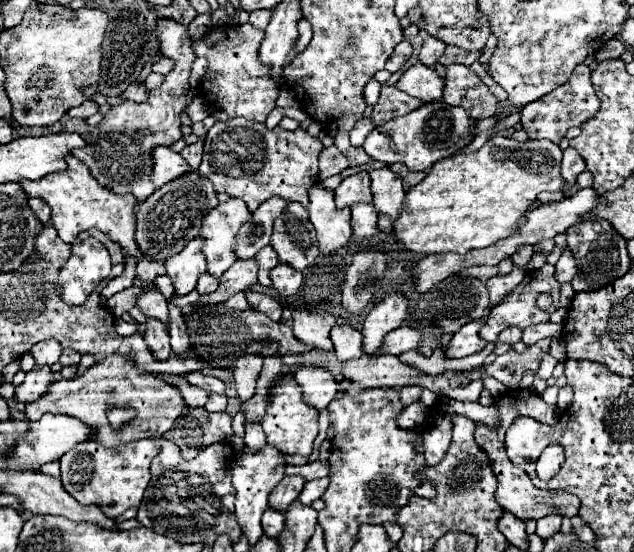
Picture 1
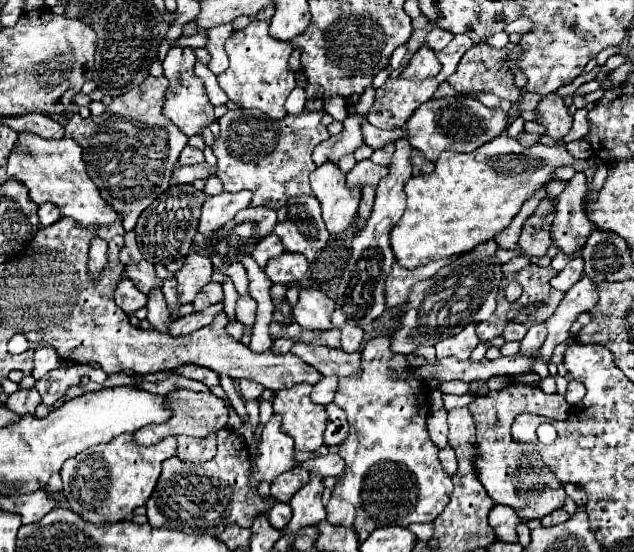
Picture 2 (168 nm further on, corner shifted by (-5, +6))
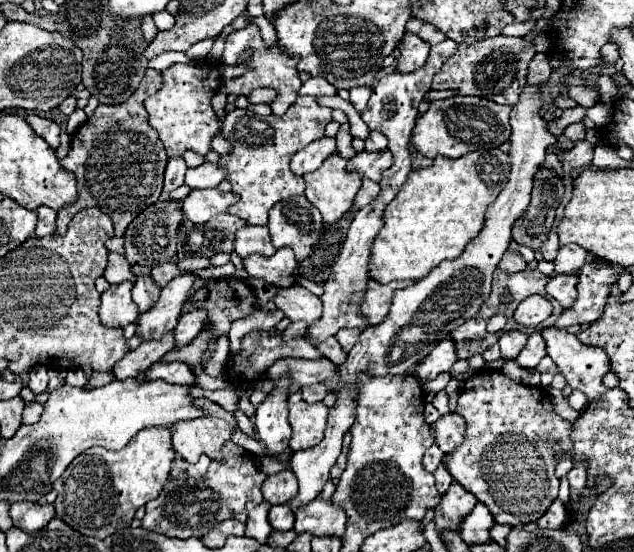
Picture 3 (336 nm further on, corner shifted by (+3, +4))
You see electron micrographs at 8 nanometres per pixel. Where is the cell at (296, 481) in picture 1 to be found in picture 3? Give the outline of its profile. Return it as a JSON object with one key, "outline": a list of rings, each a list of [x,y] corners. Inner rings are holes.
{"outline":[[[290,470],[272,474],[262,484],[264,500],[270,504],[286,504],[296,496],[296,492],[298,492],[298,482]]]}

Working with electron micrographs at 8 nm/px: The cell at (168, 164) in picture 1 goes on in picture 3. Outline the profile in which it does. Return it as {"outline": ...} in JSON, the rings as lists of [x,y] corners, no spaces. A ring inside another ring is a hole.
{"outline":[[[204,162],[198,168],[188,168],[186,172],[186,186],[194,188],[216,188],[226,178],[226,172],[222,166]]]}

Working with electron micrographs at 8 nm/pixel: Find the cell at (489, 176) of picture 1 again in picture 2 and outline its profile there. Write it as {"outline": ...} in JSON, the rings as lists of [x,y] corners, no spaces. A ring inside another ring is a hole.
{"outline":[[[500,134],[486,142],[484,146],[476,148],[468,154],[458,152],[442,152],[436,160],[436,168],[428,176],[412,176],[406,182],[406,212],[394,226],[390,234],[392,250],[398,258],[398,262],[404,268],[416,268],[430,260],[448,258],[454,254],[464,254],[474,250],[478,244],[492,240],[496,234],[500,234],[512,218],[518,214],[520,206],[532,198],[542,186],[546,186],[552,178],[552,174],[558,168],[572,166],[572,154],[566,150],[564,144],[554,146],[522,146],[516,138],[510,138],[508,134]]]}

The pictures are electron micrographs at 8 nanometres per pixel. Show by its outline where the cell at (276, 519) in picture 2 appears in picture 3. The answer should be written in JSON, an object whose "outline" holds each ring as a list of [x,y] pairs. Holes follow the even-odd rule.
{"outline":[[[278,504],[270,508],[268,520],[274,530],[292,530],[294,528],[294,512],[288,504]]]}

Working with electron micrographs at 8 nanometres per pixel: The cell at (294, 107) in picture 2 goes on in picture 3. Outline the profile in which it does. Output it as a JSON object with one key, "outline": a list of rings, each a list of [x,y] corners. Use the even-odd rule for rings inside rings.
{"outline":[[[310,78],[310,80],[304,82],[304,86],[300,88],[300,94],[310,94],[310,96],[332,96],[332,94],[336,94],[336,88],[330,86],[324,78]]]}

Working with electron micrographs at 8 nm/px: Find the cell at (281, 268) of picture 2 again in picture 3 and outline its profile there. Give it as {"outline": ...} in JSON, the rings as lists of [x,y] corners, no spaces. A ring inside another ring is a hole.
{"outline":[[[290,248],[276,250],[274,256],[246,256],[242,260],[244,270],[254,276],[270,282],[276,288],[288,288],[296,282],[298,276],[298,262],[294,258],[294,252]]]}

